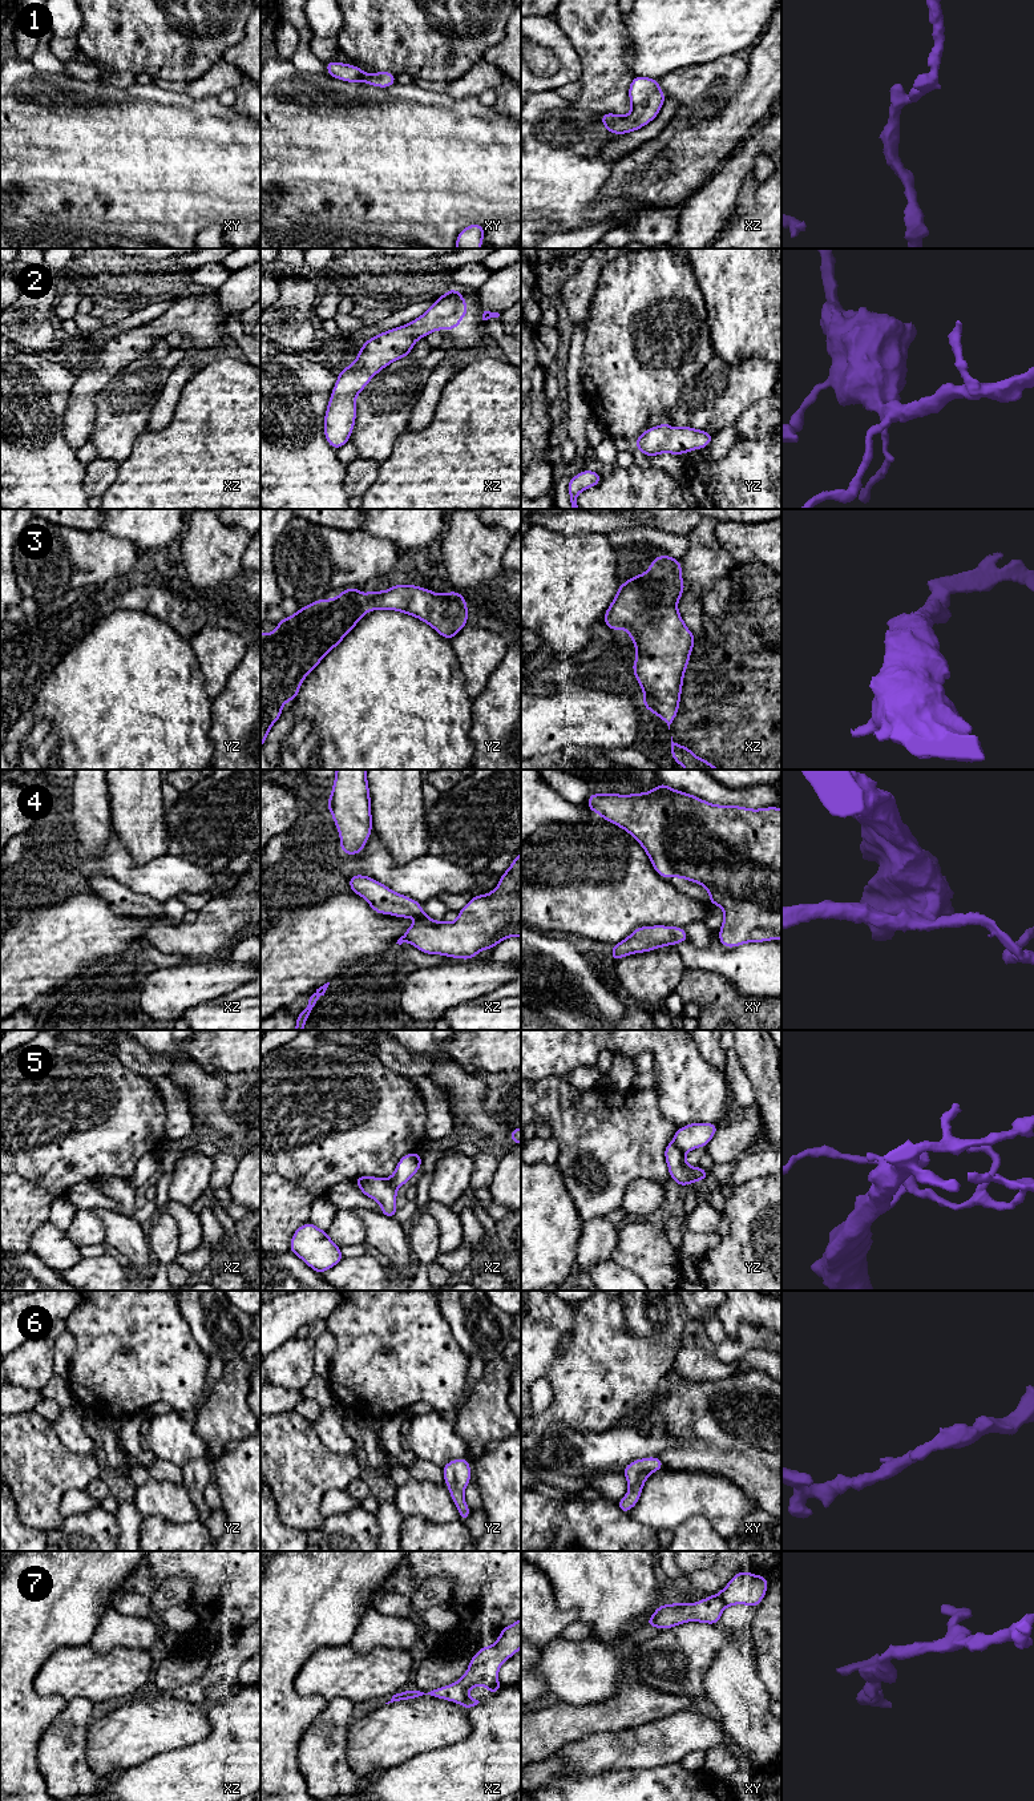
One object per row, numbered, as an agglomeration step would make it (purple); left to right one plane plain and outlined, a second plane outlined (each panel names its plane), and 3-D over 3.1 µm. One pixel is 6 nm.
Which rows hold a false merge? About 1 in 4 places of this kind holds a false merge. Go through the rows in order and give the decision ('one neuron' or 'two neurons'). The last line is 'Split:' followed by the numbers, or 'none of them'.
1: one neuron
2: one neuron
3: one neuron
4: one neuron
5: two neurons
6: one neuron
7: one neuron
Split: 5

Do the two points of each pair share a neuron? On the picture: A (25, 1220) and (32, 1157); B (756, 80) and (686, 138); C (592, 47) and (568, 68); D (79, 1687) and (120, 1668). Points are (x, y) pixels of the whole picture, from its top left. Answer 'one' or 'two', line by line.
A: two
B: one
C: two
D: one

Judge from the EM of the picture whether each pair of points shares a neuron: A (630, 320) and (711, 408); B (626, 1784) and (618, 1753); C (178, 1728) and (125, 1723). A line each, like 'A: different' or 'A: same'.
A: different
B: different
C: same

